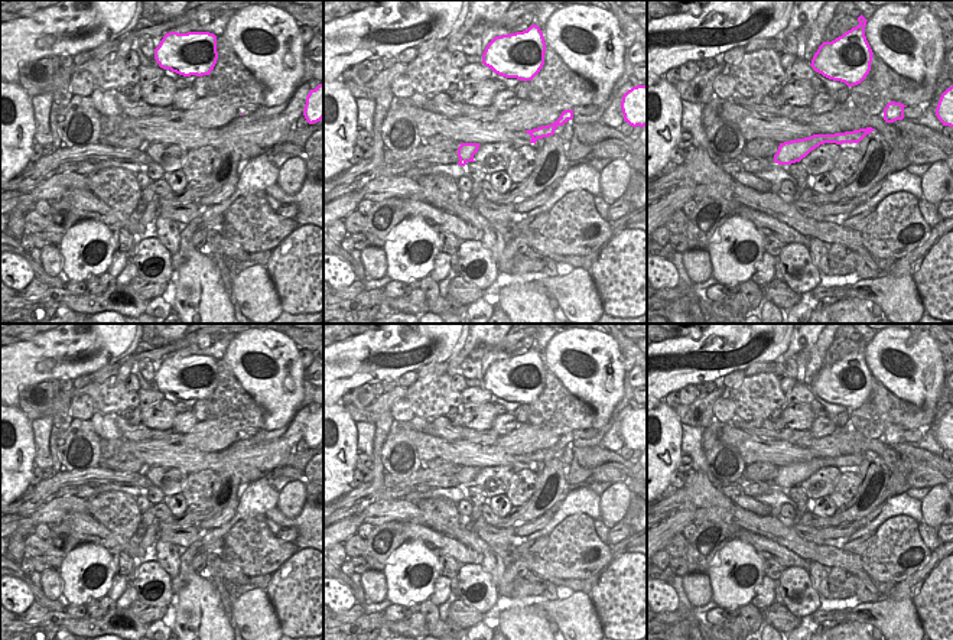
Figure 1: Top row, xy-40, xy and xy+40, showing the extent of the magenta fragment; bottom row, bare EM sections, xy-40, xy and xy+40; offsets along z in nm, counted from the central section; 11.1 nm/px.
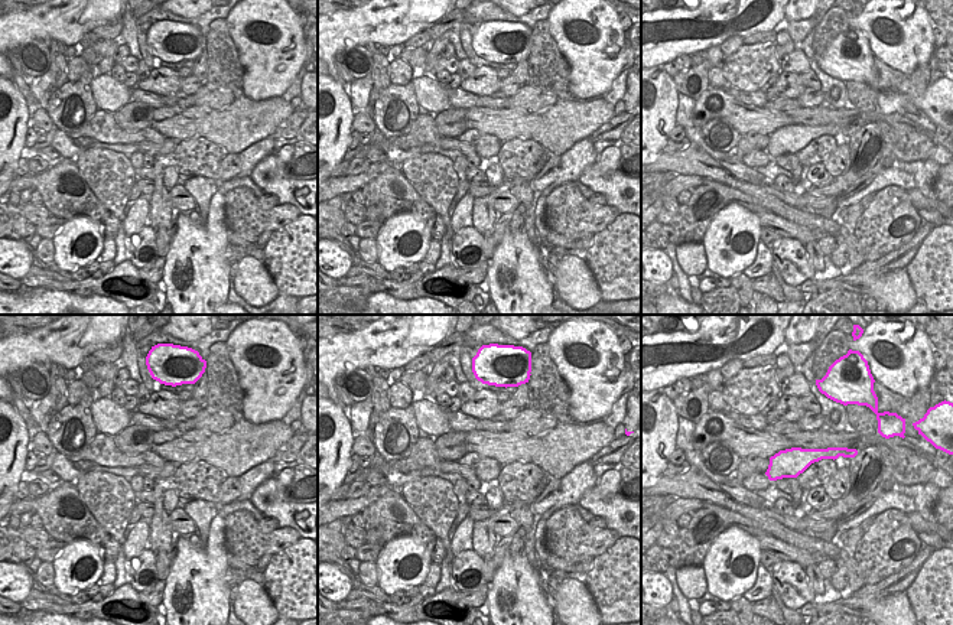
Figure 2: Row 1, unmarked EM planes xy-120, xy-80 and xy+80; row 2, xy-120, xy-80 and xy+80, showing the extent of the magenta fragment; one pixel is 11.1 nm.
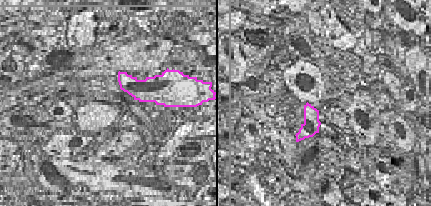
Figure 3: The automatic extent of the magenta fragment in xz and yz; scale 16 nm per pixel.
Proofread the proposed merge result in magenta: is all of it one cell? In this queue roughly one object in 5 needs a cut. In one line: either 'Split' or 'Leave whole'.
Leave whole.

